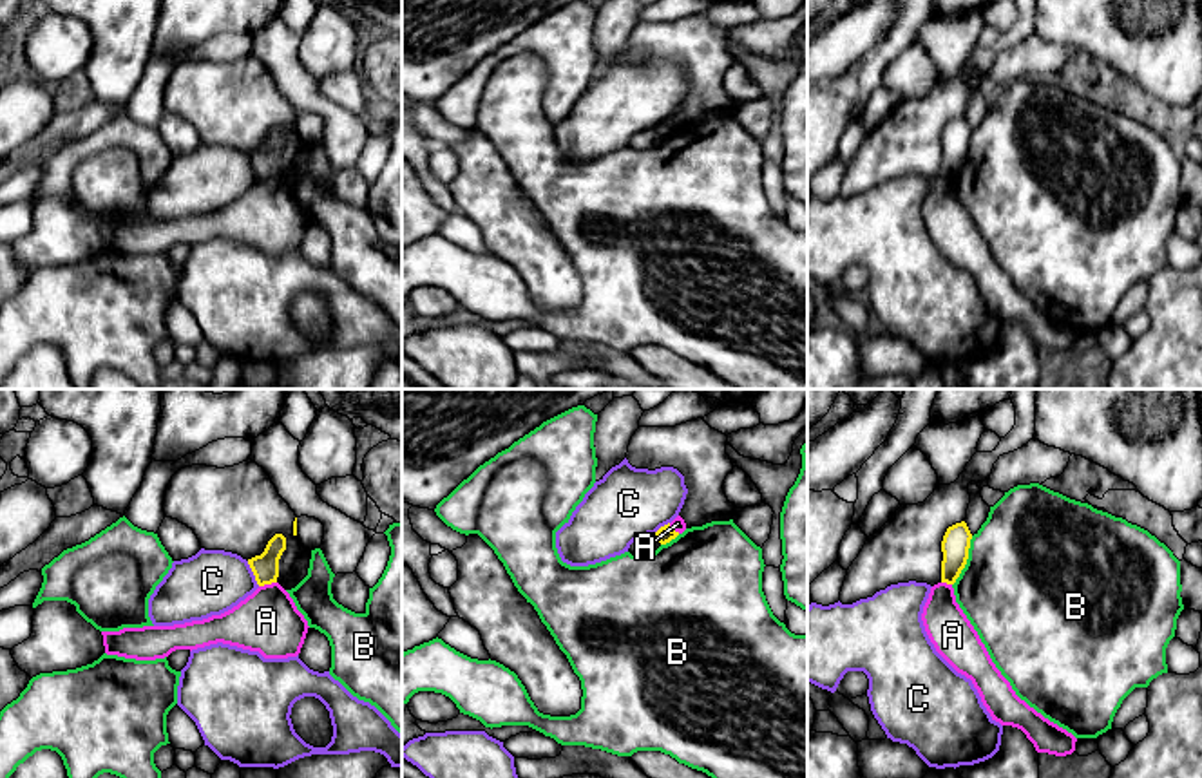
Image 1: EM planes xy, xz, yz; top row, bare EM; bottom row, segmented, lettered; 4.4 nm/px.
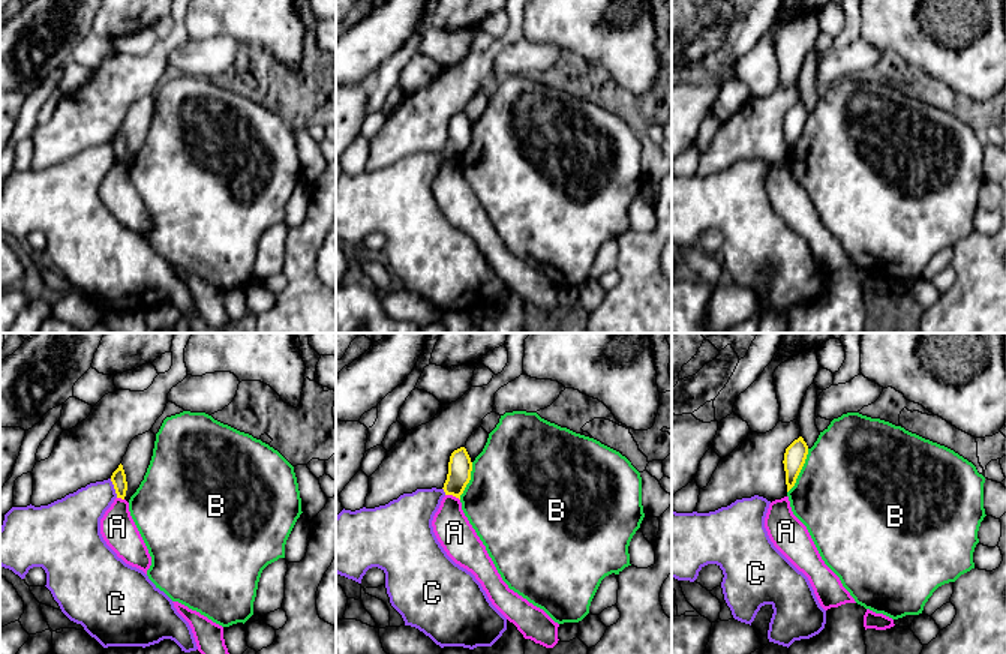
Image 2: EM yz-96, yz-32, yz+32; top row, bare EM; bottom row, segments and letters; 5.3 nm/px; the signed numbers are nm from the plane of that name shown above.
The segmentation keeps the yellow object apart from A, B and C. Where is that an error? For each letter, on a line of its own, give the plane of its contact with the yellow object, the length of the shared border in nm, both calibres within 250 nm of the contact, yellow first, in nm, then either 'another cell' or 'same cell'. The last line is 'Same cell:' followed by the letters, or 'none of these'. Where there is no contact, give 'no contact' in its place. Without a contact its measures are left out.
A: xy | 80 nm | 120/280 nm | another cell
B: yz | 240 nm | 130/500 nm | another cell
C: xy | 130 nm | 120/280 nm | another cell
Same cell: none of these

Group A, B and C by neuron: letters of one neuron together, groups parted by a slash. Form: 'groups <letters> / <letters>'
groups A / B / C

